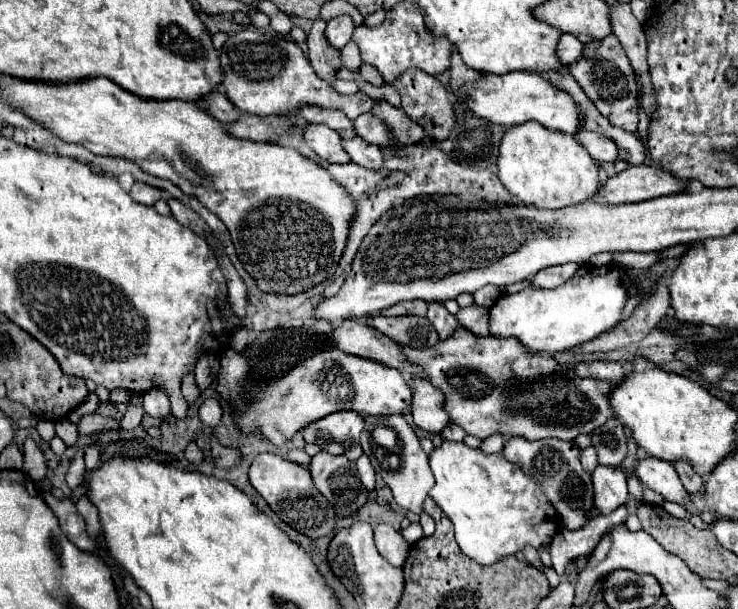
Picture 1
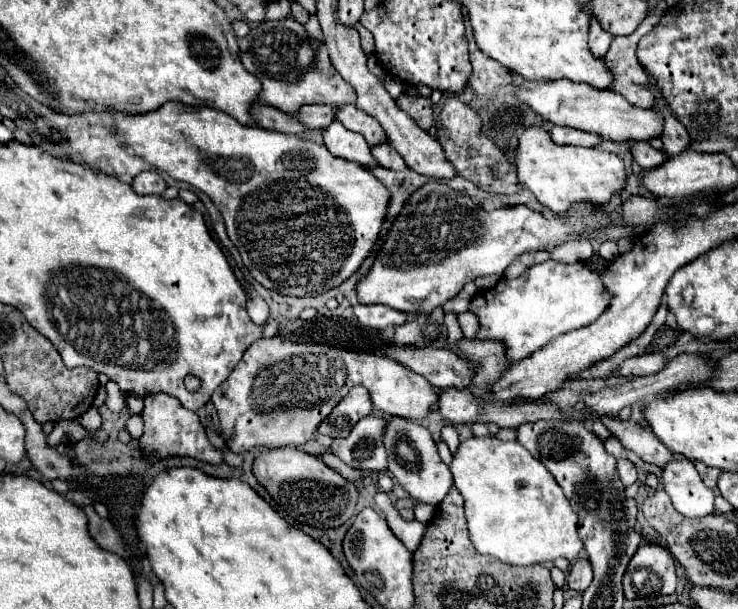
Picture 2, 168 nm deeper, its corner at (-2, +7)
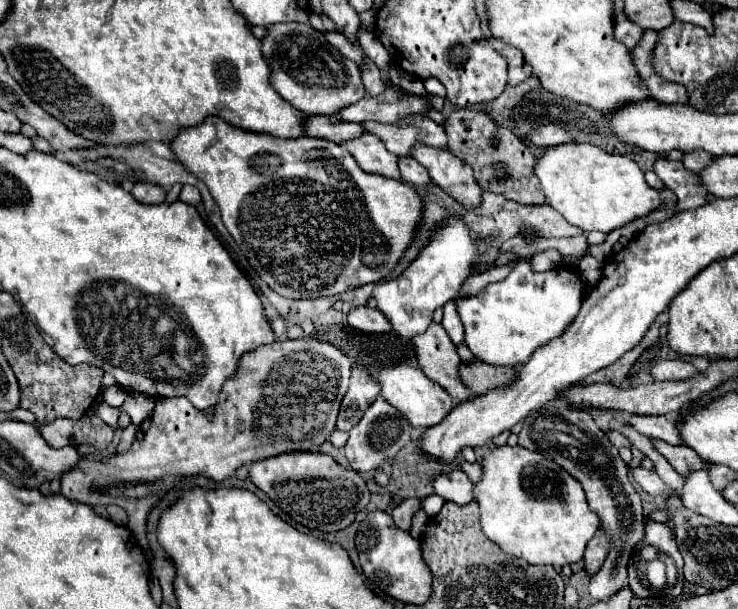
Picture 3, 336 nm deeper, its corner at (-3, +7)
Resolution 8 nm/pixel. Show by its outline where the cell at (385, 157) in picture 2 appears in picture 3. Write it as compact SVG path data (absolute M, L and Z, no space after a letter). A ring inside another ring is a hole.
M400 158L400 172L402 172L402 180L424 190L432 184L432 178L428 176L426 168L422 164L418 164L414 158Z

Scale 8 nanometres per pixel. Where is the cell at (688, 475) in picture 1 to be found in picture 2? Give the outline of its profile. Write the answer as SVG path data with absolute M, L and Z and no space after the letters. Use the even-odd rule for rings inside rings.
M695 460L693 464L695 464L695 468L697 468L699 476L703 478L703 484L705 484L707 488L715 490L715 488L717 488L717 478L719 478L721 470L717 470L717 468L707 468L707 466L705 466L703 462L699 462L699 460Z

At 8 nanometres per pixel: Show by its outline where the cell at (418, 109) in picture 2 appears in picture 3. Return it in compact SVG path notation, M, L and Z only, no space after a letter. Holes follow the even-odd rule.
M410 116L400 124L364 124L368 132L380 136L386 148L396 156L412 156L414 144L432 148L446 148L448 136L444 128L432 122L428 116Z

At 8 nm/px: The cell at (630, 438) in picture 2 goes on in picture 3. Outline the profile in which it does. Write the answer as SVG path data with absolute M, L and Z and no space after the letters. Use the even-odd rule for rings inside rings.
M654 440L654 444L656 444L656 448L660 450L660 454L674 466L674 470L678 472L678 474L682 474L682 476L688 476L690 472L694 472L694 470L708 470L710 468L710 464L708 462L704 462L692 448L688 448L688 446L672 446L672 444L668 444L668 442L664 442L664 440Z

